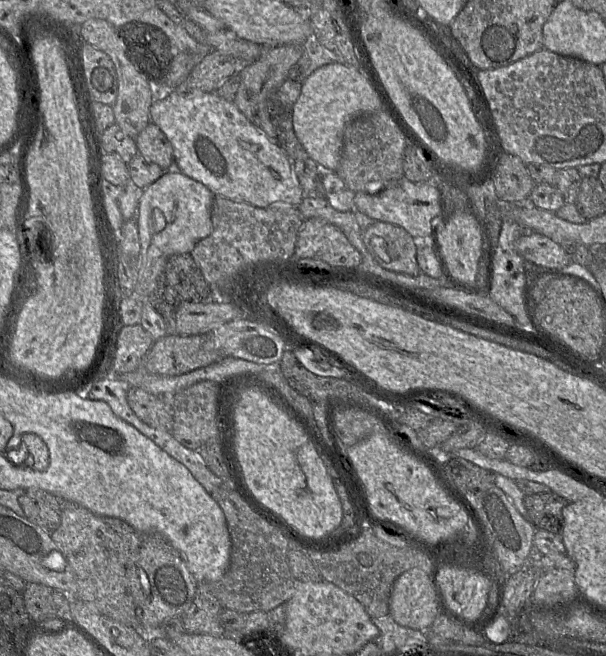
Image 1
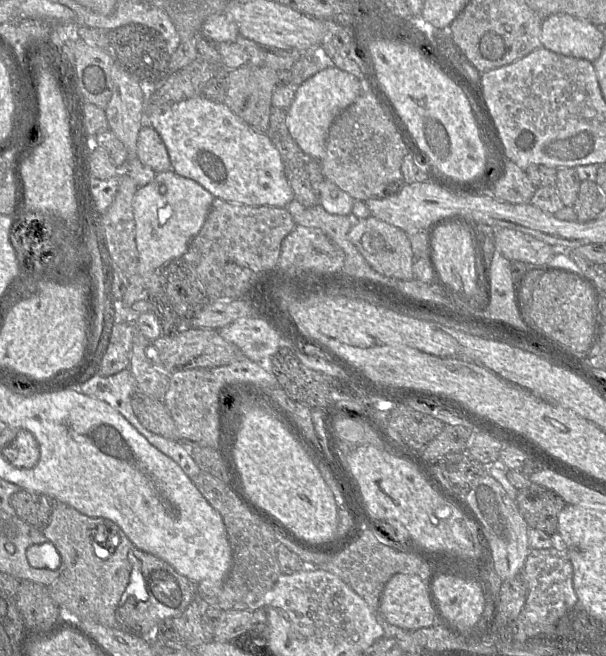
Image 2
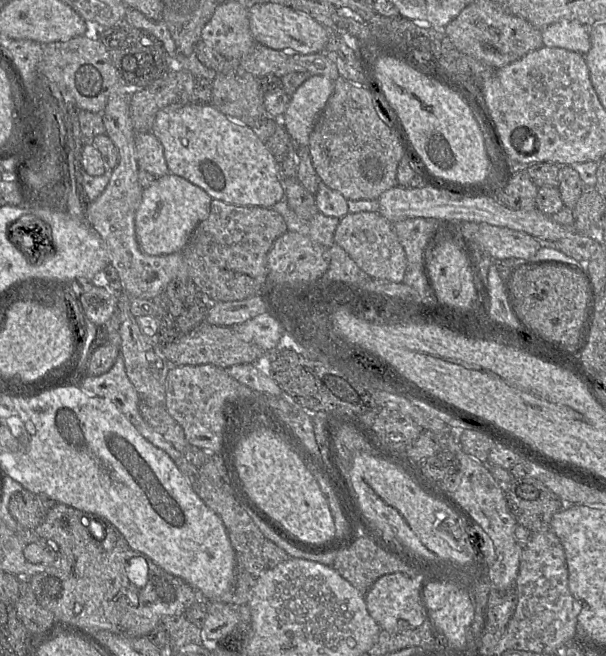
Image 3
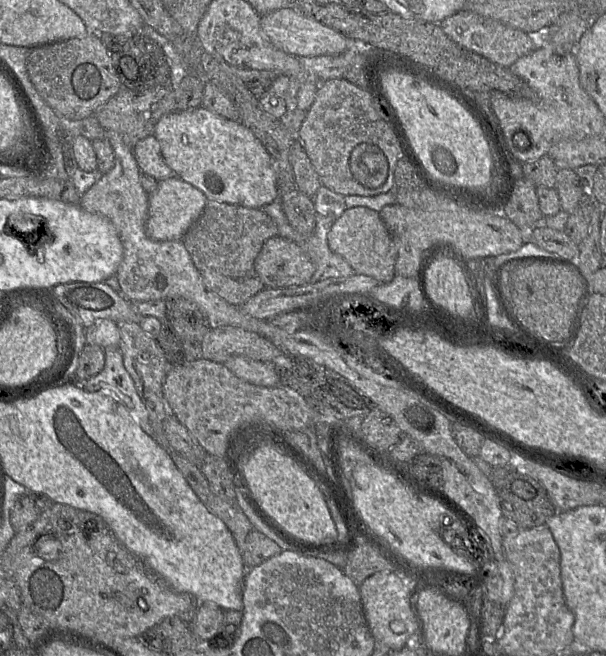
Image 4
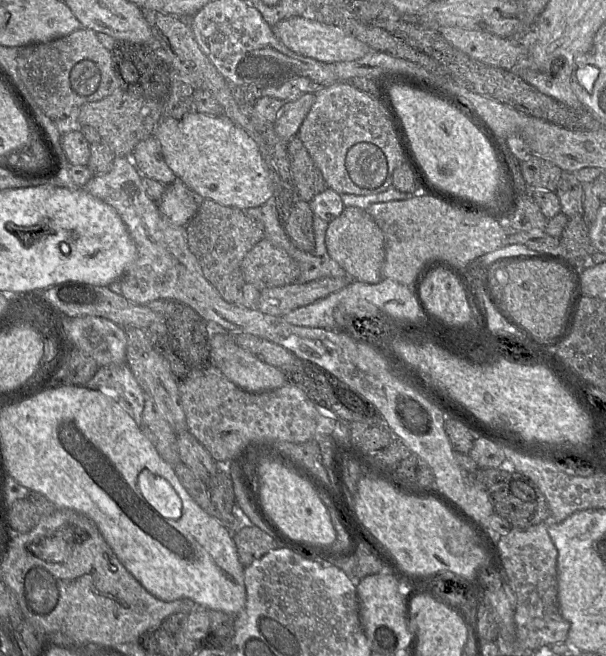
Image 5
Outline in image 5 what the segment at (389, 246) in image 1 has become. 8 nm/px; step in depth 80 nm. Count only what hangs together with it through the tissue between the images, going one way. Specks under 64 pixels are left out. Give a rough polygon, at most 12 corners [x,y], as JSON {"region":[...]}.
{"region":[[366,209],[329,223],[330,257],[352,279],[383,280],[384,235]]}

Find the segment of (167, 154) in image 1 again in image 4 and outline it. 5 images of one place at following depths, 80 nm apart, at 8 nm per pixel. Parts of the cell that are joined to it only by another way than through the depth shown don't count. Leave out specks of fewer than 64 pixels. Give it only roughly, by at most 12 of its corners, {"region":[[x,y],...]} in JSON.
{"region":[[154,136],[132,150],[142,173],[157,181],[177,176]]}

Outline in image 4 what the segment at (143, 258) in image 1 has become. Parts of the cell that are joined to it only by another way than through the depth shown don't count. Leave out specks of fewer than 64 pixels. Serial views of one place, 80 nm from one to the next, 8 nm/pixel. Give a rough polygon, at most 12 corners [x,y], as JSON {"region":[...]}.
{"region":[[178,176],[148,195],[146,235],[183,240],[207,202]]}

